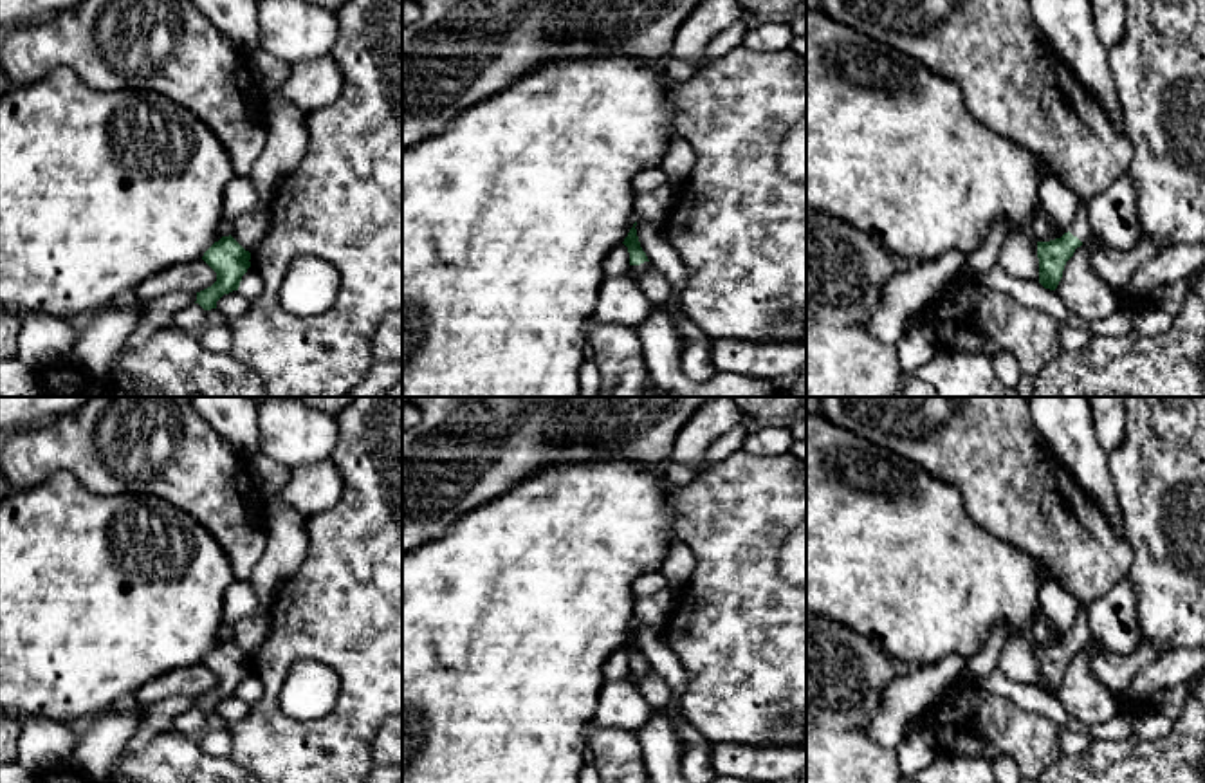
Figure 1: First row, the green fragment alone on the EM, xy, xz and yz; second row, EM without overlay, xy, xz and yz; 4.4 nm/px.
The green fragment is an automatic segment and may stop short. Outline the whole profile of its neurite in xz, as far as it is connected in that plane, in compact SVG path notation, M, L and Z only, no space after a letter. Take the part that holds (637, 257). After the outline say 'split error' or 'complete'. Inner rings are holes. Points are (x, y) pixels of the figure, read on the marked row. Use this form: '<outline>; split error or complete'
M637 222L633 224L633 227L630 229L628 236L622 242L630 253L630 265L640 265L644 262L649 262L646 253L640 247L635 226Z; complete

